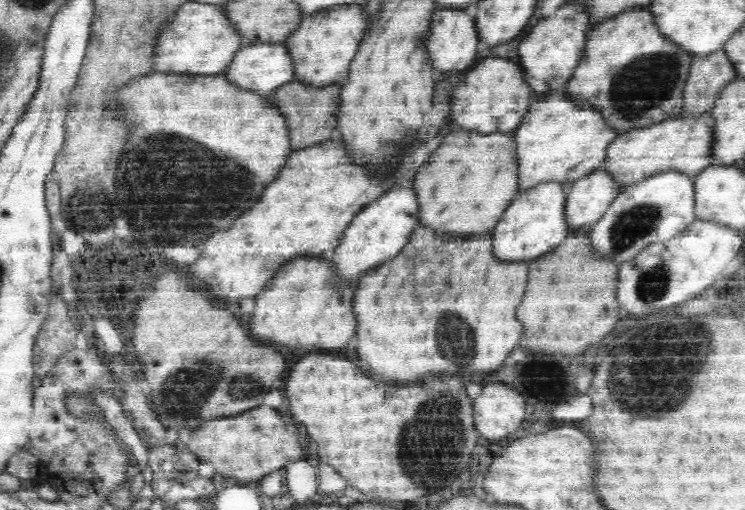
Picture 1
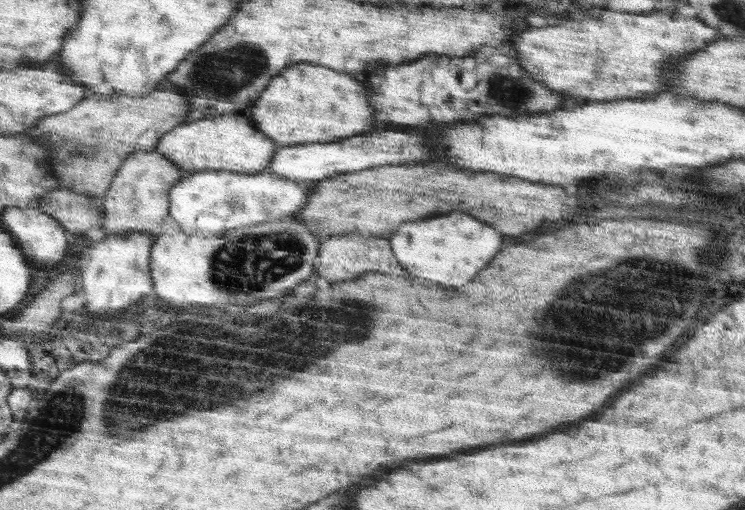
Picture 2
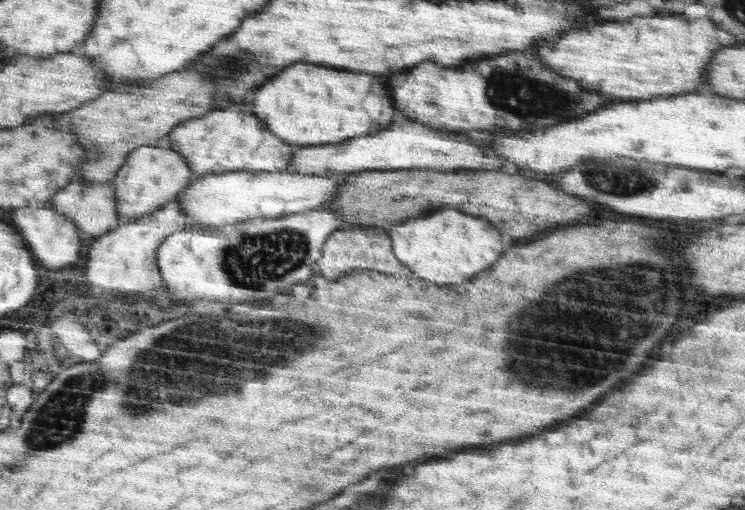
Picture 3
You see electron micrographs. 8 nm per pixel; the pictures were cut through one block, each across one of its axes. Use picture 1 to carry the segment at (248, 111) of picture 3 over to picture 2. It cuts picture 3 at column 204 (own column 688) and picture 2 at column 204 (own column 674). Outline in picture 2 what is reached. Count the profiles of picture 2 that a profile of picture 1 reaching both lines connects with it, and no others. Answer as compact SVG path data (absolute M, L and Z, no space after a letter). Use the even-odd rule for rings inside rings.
M246 112L214 115L198 122L182 123L164 134L156 151L180 166L183 176L198 170L259 173L269 168L280 145L258 130Z

